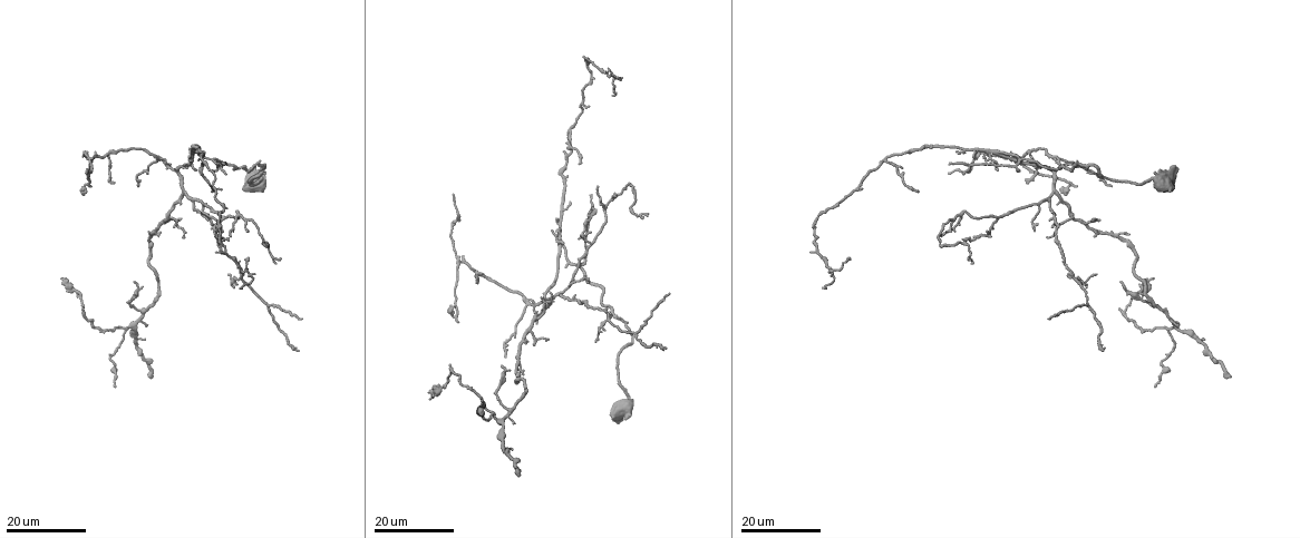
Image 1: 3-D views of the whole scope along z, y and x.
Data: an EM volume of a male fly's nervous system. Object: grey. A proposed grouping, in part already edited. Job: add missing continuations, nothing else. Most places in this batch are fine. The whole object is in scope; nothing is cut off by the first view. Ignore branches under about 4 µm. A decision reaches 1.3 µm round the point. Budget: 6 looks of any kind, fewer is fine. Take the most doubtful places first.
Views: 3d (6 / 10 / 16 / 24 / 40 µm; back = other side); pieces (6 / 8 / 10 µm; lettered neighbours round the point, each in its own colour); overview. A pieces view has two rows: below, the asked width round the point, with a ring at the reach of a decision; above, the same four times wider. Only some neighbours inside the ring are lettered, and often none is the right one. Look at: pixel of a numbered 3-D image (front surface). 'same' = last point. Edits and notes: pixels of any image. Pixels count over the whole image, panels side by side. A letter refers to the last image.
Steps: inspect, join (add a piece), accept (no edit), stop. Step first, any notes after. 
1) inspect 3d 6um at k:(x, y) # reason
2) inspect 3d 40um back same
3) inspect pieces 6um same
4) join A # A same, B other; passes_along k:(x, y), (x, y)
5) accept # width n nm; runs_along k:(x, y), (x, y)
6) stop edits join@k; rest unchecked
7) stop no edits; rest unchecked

inspect 3d 16um at 1:(917, 191) # free end

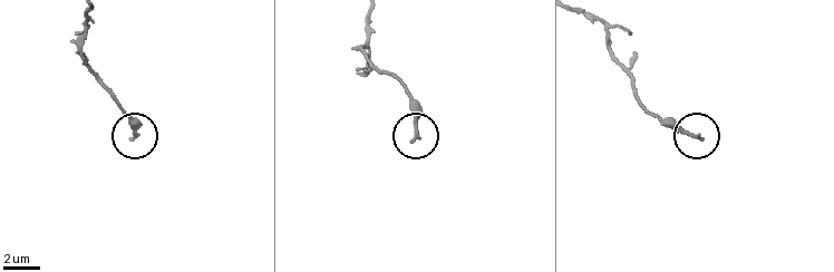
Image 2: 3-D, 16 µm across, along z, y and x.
inspect pieces 10um at 2:(699, 138)

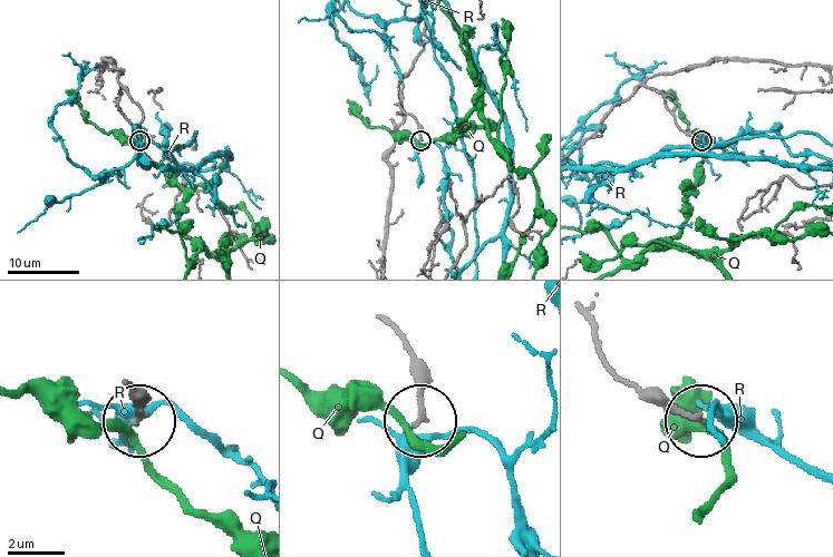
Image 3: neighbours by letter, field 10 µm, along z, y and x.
accept # width 180 nm; Q other, R other; runs_along 3:(676, 71), (646, 85), (700, 139); none of them fits

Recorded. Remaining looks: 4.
inspect 3d 24um at 1:(1121, 282) # thin end

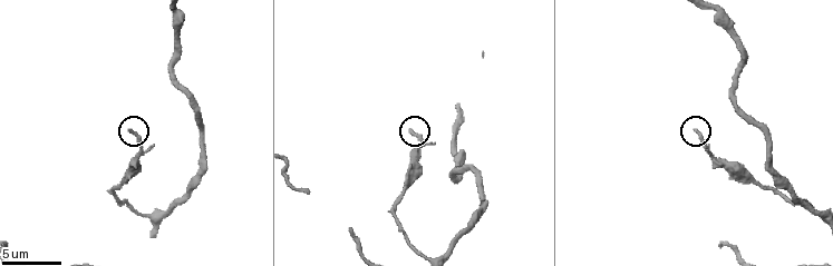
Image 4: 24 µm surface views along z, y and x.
inspect pieces 6um at 4:(410, 134)

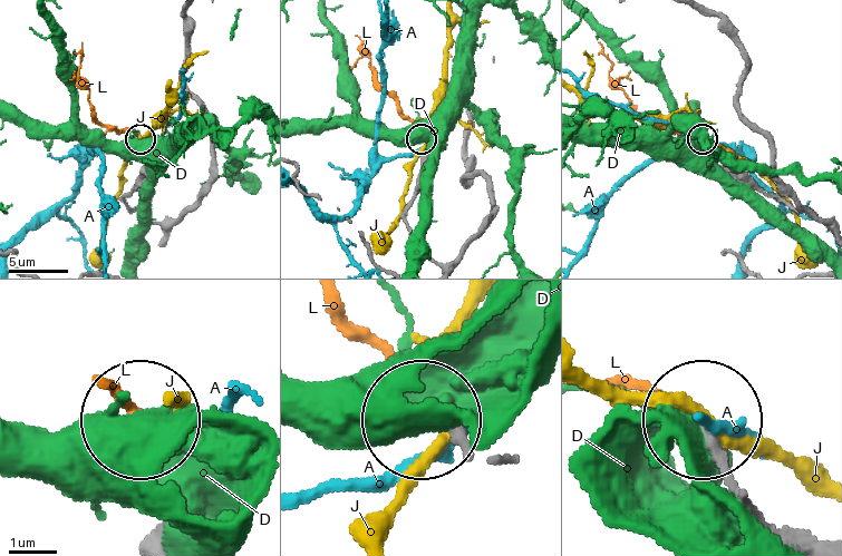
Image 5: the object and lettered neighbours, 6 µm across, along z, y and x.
join L # A other, D other, J other, L same; passes_along 5:(461, 455), (340, 308); it goes on there

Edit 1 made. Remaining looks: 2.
stop edits join@5; rest unchecked

